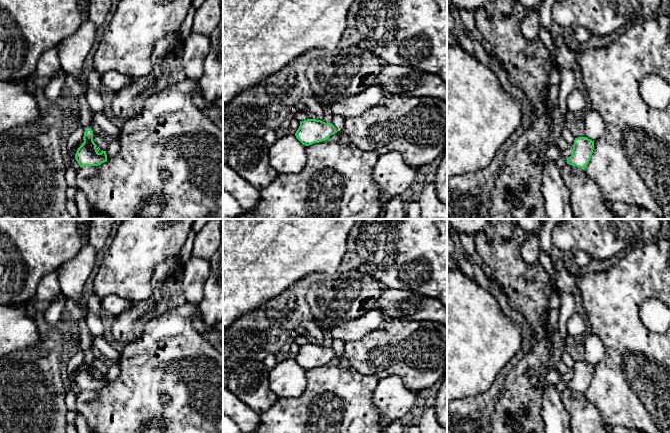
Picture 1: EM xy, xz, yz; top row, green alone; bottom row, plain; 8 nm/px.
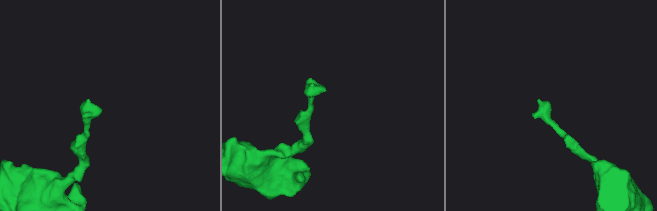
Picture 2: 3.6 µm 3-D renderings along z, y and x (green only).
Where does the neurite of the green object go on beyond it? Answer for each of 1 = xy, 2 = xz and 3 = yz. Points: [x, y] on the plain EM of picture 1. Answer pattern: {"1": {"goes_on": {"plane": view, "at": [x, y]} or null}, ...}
{"1": {"goes_on": null}, "2": {"goes_on": null}, "3": {"goes_on": null}}

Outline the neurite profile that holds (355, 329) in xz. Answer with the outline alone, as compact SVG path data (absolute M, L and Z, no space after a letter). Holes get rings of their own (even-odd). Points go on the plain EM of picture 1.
M372 309L367 314L352 319L345 324L330 328L332 337L344 342L359 340L375 331L386 321L384 313L378 309Z

